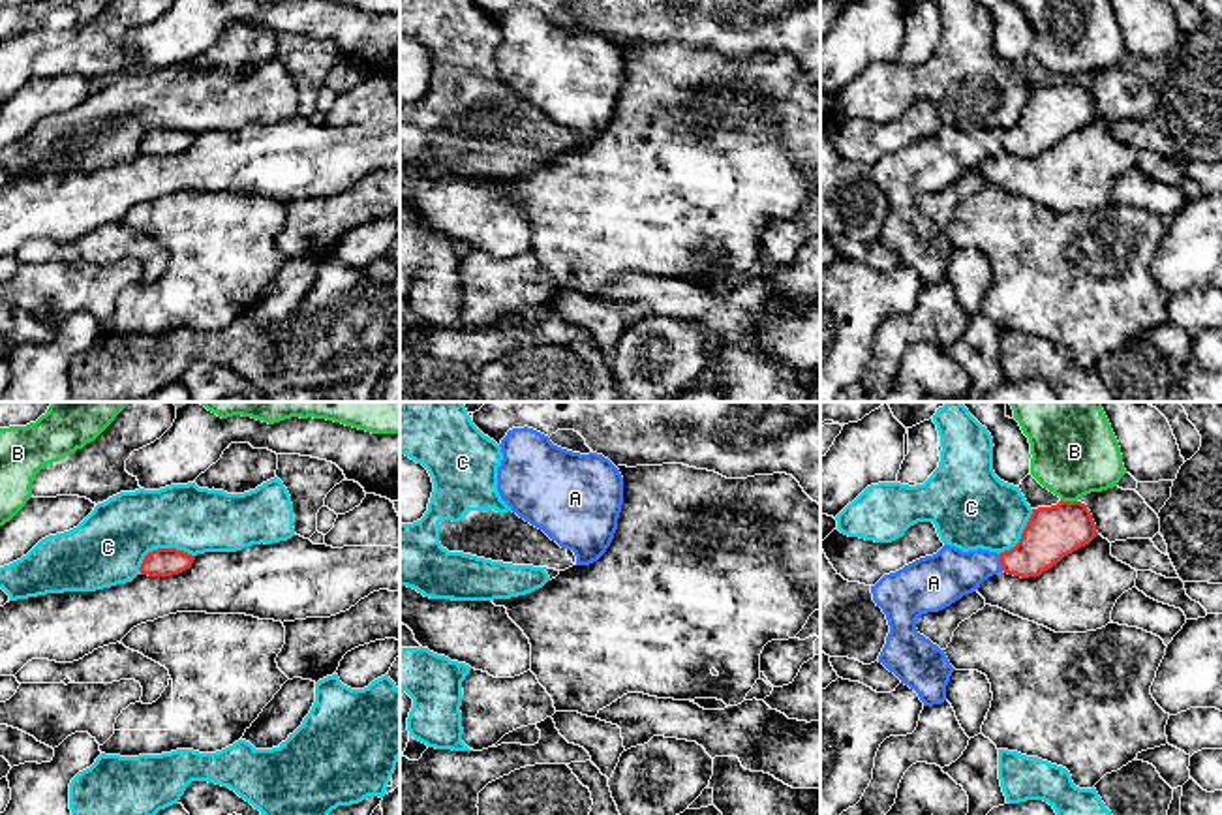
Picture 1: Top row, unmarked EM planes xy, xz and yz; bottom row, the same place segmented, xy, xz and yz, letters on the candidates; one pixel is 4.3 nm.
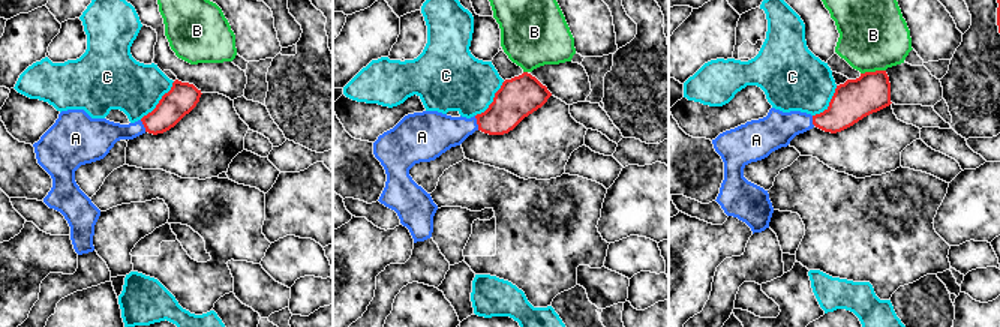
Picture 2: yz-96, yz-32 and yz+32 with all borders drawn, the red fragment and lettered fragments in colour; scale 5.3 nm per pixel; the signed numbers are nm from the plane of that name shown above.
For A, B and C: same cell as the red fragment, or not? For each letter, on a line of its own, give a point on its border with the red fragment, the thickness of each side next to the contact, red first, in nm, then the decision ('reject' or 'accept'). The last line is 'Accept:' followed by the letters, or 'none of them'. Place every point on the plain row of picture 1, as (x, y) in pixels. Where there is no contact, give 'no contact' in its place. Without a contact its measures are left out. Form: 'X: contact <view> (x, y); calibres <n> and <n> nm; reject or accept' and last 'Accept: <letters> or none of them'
A: contact yz (1001, 141); calibres 220 and 220 nm; accept
B: contact yz (1069, 81); calibres 220 and 320 nm; reject
C: contact xy (162, 128); calibres 130 and 320 nm; reject
Accept: A

